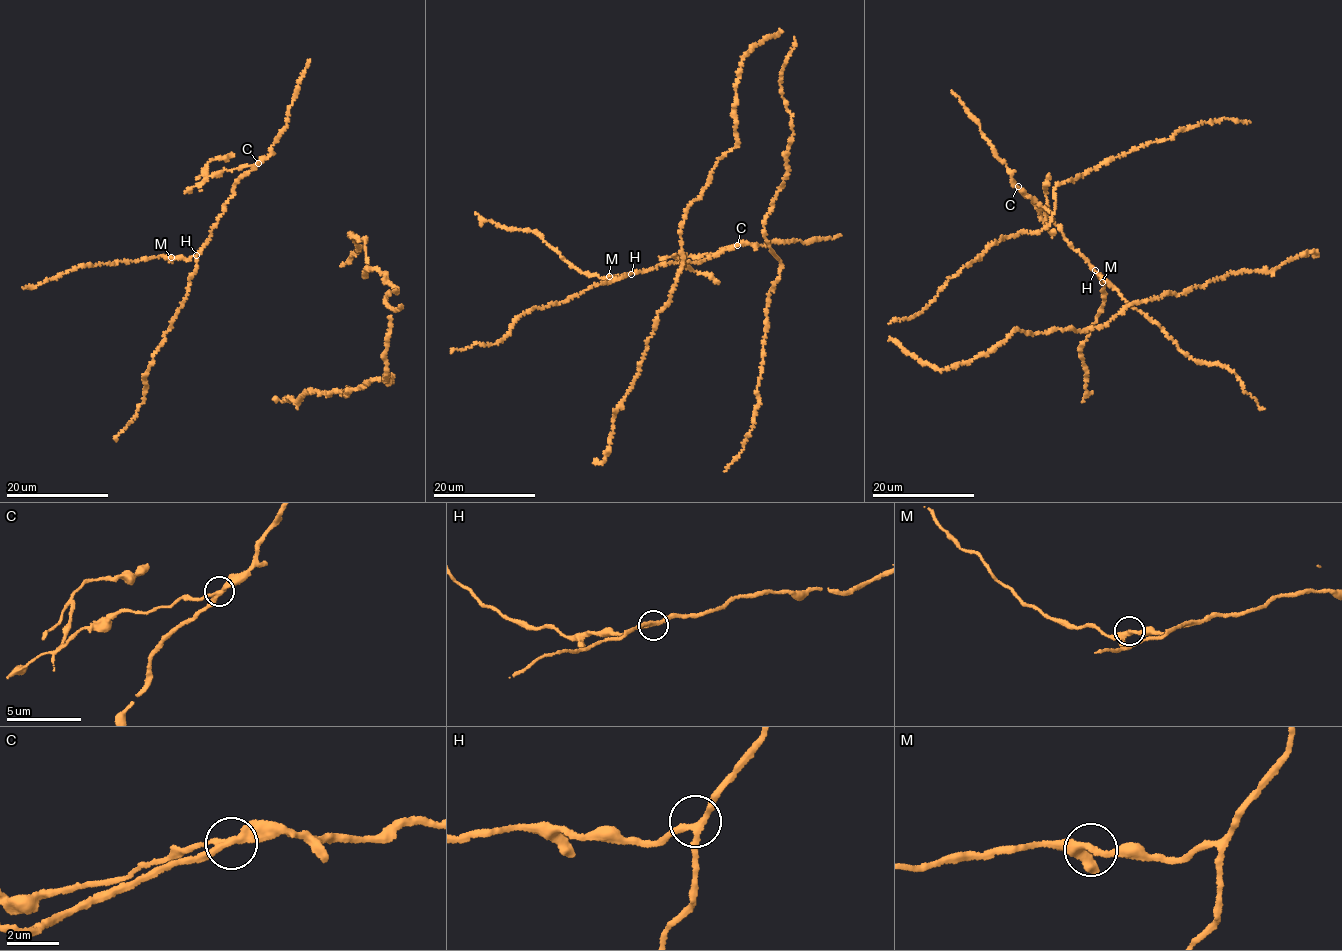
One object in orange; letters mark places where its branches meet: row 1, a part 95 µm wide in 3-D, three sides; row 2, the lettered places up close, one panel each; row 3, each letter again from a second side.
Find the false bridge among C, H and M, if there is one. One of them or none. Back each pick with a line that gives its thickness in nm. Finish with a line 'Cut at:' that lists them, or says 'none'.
C: 260 nm thick
Cut at: C

